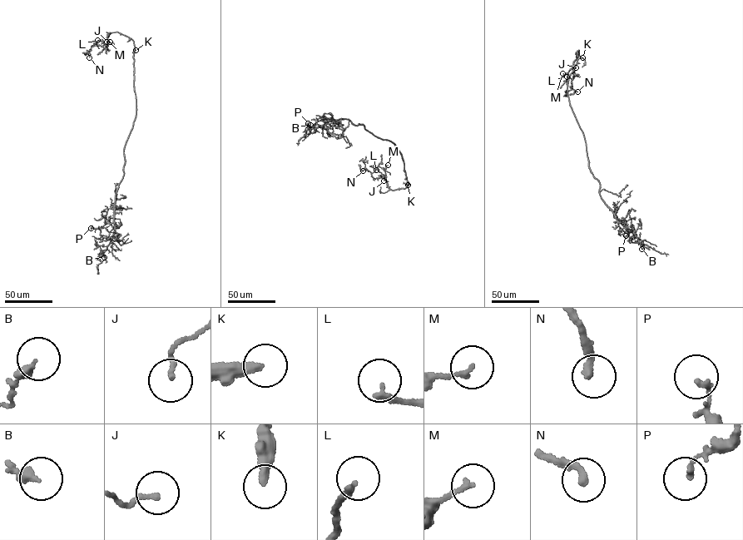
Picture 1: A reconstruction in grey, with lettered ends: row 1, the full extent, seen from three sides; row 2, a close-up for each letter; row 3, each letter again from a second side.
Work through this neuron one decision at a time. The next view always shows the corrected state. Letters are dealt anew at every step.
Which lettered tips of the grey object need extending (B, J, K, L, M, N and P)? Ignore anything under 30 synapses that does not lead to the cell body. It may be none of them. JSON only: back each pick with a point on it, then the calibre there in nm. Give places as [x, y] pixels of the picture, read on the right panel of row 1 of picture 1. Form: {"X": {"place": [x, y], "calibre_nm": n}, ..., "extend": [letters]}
{"K": {"place": [582, 57], "calibre_nm": 300}, "L": {"place": [567, 76], "calibre_nm": 220}, "N": {"place": [577, 91], "calibre_nm": 240}, "extend": ["K", "L", "N"]}

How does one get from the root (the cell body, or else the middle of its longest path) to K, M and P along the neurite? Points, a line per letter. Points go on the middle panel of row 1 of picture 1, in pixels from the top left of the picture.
K: (385, 140), (395, 145), (401, 156), (408, 185)
M: (385, 140), (393, 143), (400, 153), (409, 185), (404, 188), (391, 190), (385, 178), (384, 170), (388, 165)
P: (385, 140), (365, 130), (363, 123), (355, 125), (348, 119), (324, 118), (310, 126), (308, 123)

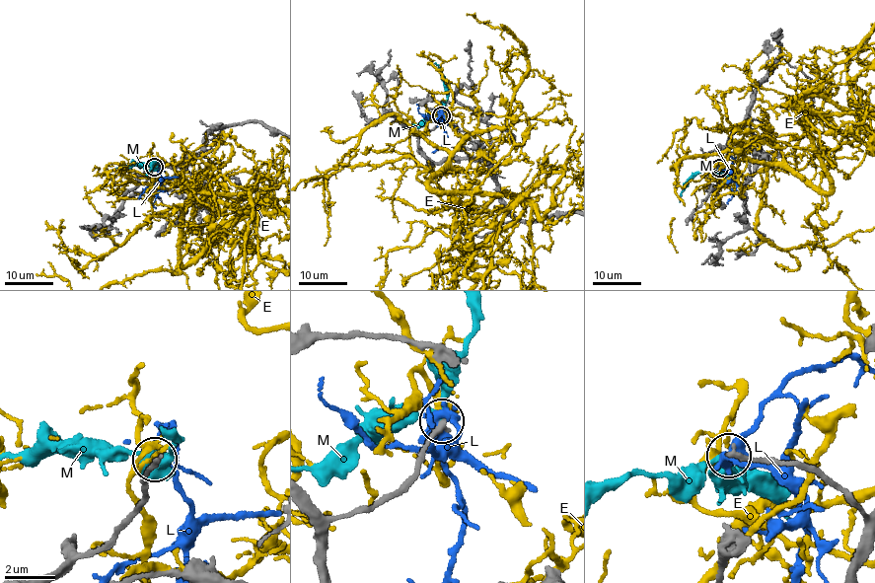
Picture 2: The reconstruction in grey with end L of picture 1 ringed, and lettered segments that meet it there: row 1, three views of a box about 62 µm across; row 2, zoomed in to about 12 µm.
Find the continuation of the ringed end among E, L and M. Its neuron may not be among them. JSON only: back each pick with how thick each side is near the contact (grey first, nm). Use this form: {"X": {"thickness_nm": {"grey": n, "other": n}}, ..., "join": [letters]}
{"M": {"thickness_nm": {"grey": 240, "other": 180}}, "join": ["M"]}

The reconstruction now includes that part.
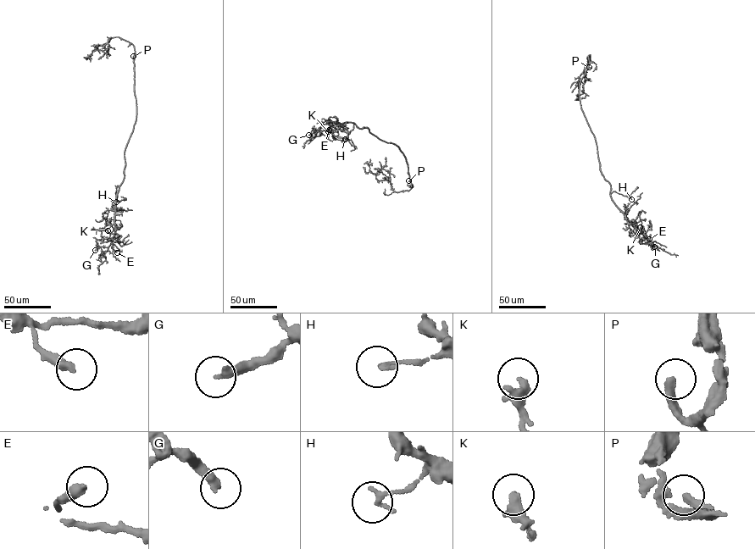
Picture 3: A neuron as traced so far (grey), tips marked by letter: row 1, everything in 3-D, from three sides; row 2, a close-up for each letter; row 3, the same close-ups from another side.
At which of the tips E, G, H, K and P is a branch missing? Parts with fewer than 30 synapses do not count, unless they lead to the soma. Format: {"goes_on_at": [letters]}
{"goes_on_at": ["P"]}

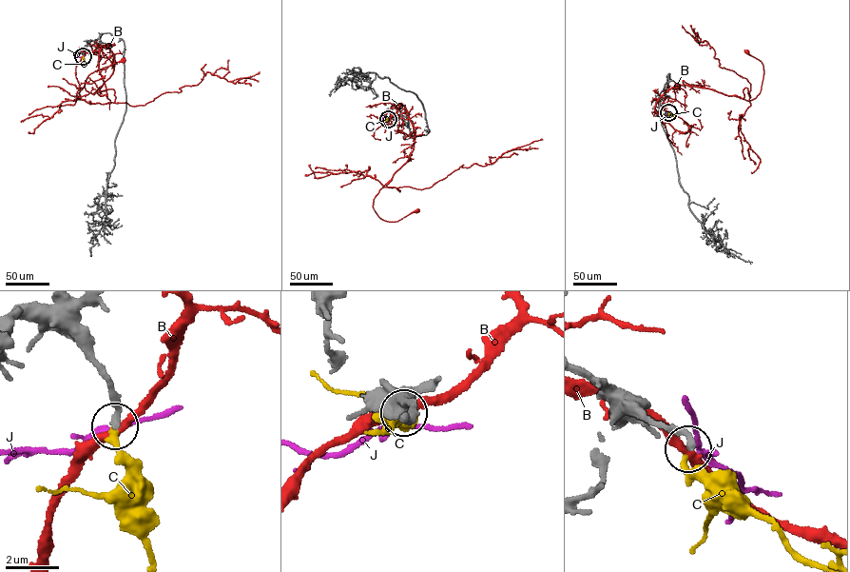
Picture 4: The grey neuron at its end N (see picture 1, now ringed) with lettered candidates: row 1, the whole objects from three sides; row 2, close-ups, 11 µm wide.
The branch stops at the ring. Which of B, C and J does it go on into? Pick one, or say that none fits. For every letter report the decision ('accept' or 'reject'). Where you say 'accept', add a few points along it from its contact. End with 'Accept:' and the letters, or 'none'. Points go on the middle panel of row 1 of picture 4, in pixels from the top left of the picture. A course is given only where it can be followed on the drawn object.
B: reject
C: accept
J: reject
Accept: C

